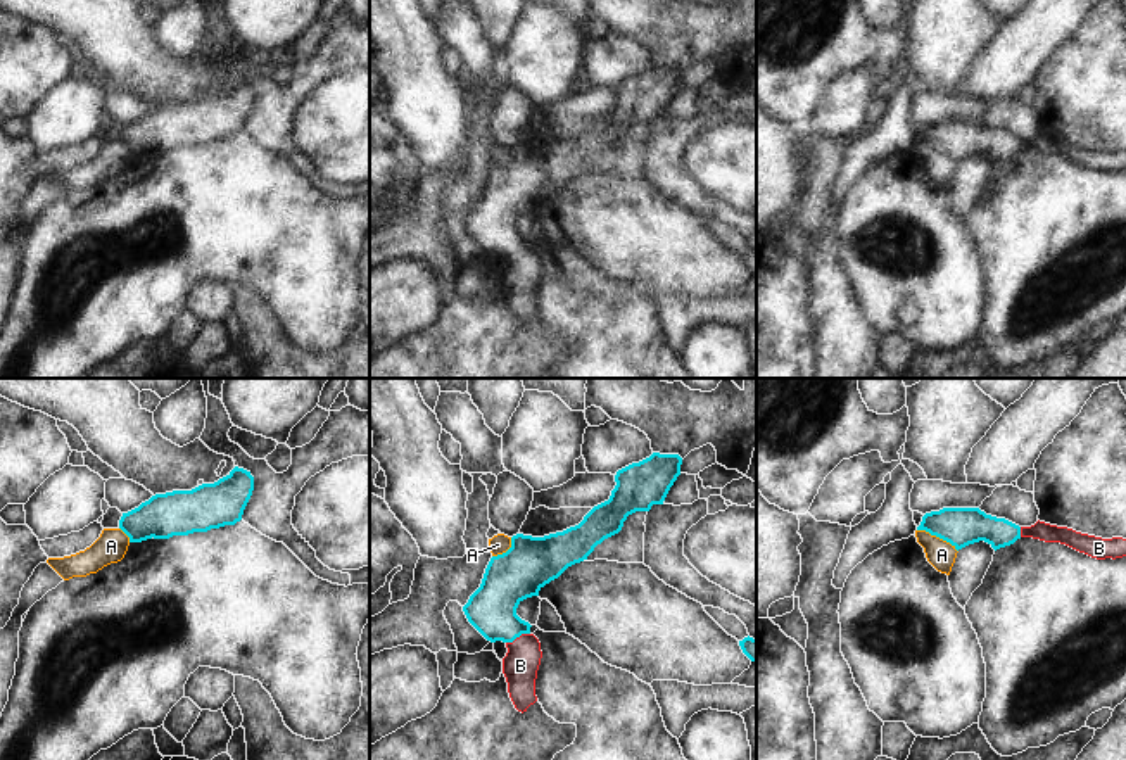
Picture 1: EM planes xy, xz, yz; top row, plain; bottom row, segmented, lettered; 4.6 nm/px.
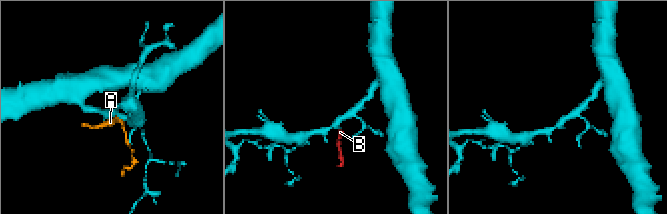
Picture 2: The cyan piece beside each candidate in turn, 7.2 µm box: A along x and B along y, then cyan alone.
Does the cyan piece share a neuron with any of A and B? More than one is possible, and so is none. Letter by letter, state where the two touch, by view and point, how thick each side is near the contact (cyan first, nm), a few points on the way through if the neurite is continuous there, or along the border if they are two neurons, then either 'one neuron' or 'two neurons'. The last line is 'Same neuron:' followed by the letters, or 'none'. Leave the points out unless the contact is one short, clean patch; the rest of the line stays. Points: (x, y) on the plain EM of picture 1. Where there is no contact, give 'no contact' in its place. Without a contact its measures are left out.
A: meets cyan in yz at (938, 149); 180 nm thick on the cyan side, 130 nm on the other; border along yz (917, 142), (945, 152), (957, 164); two neurons
B: meets cyan in xz at (517, 249); 220 nm thick on the cyan side, 170 nm on the other; runs through xz (491, 221), (517, 249), (520, 278); one neuron
Same neuron: B

